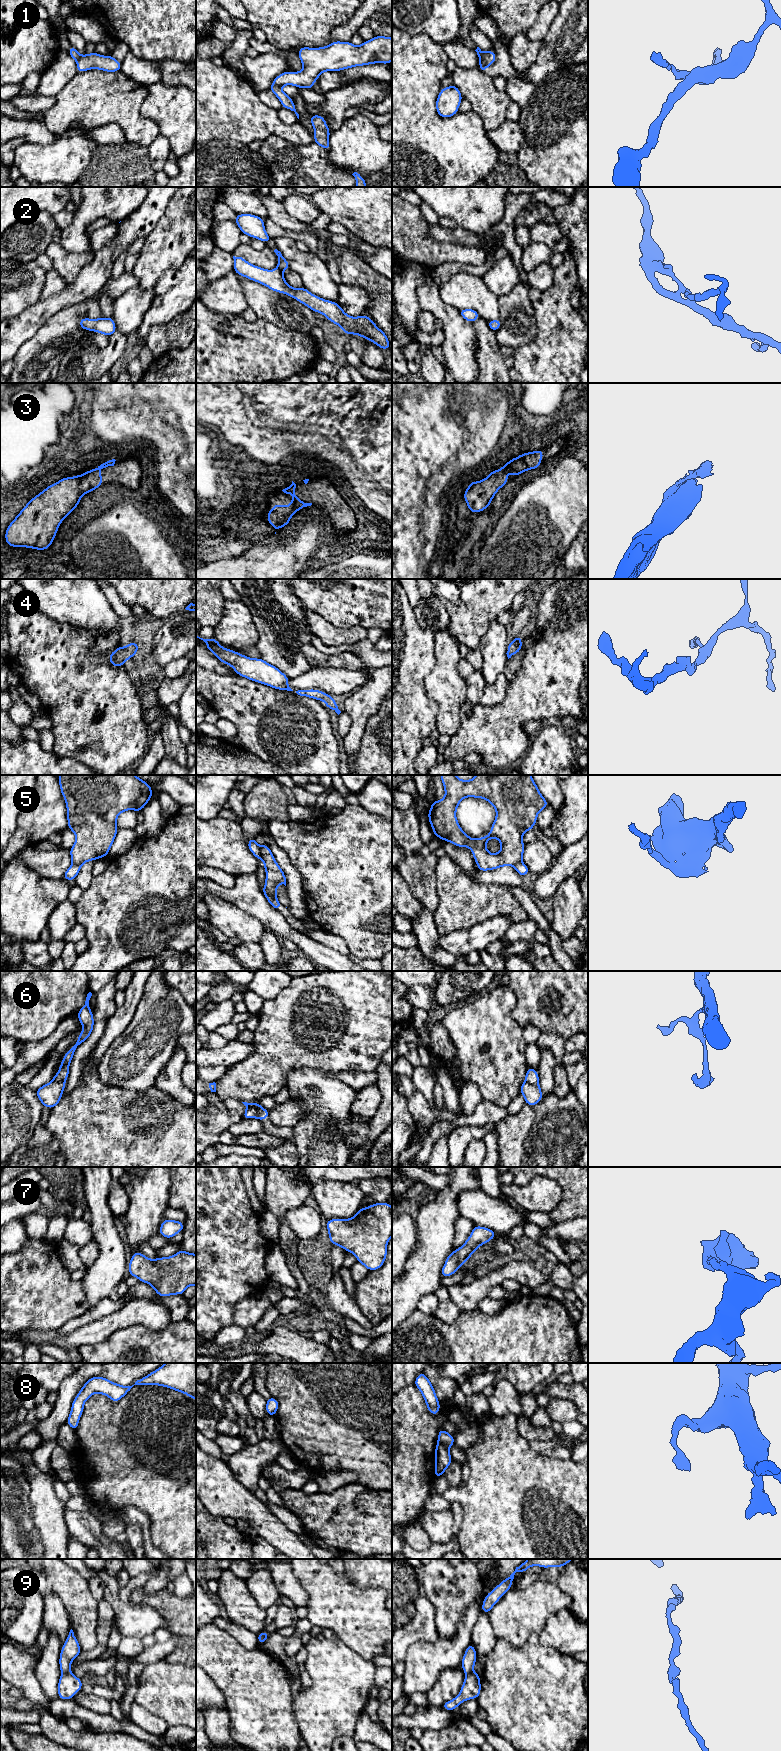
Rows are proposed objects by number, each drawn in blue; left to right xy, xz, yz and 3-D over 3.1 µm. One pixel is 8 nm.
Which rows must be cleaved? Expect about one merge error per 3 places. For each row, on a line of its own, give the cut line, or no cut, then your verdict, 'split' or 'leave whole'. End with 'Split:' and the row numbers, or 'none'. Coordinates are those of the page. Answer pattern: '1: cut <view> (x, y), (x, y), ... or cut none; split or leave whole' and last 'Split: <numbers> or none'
1: cut yz (479, 57), (487, 65); split
2: cut none; leave whole
3: cut none; leave whole
4: cut none; leave whole
5: cut xz (260, 847), (261, 857); split
6: cut xz (247, 1107), (254, 1107), (256, 1109), (256, 1116); split
7: cut none; leave whole
8: cut none; leave whole
9: cut none; leave whole
Split: 1, 5, 6

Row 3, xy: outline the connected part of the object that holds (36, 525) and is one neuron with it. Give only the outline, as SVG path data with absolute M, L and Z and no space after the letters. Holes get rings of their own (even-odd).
M115 459L109 460L82 475L65 477L58 482L49 485L34 498L30 499L6 529L5 540L7 545L36 550L48 550L55 539L61 522L74 511L80 503L81 497L103 485L102 475L99 471L108 466L114 466L115 461Z

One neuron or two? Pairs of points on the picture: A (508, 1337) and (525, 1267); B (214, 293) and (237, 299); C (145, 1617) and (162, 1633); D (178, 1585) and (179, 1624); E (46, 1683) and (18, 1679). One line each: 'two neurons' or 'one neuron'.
A: two neurons
B: one neuron
C: two neurons
D: two neurons
E: two neurons

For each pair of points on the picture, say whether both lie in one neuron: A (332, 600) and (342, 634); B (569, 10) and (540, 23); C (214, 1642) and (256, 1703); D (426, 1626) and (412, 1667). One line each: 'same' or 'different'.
A: different
B: different
C: same
D: different

